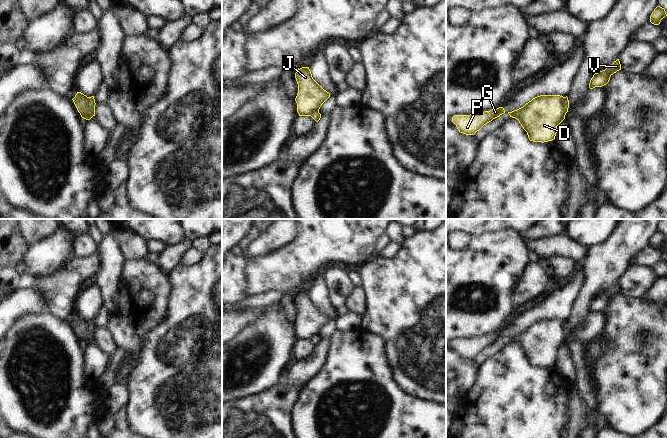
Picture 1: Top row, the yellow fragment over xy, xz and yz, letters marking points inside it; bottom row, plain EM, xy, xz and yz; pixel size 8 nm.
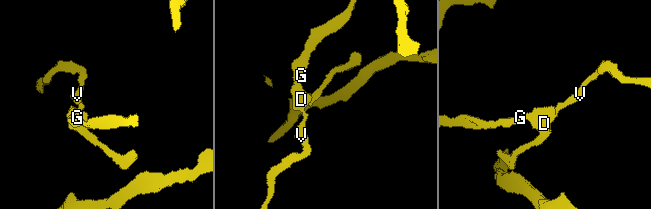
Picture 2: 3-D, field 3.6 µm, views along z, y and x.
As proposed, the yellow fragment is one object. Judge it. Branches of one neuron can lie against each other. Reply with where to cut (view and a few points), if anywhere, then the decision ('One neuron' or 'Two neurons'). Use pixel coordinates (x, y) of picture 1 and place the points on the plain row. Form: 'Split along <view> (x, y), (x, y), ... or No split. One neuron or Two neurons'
Split along xy (87, 321), (89, 332), (92, 335). Two neurons

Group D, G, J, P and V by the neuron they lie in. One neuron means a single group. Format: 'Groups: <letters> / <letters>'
Groups: D G J P / V

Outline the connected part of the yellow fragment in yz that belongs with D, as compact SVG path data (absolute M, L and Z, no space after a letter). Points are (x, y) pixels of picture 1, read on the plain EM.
M560 319L537 320L508 338L519 345L530 365L542 367L555 363L557 350L566 339Z

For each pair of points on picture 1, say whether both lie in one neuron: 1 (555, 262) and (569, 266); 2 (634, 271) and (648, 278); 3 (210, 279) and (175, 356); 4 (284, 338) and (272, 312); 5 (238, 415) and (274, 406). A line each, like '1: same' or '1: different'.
1: same
2: same
3: same
4: same
5: same

